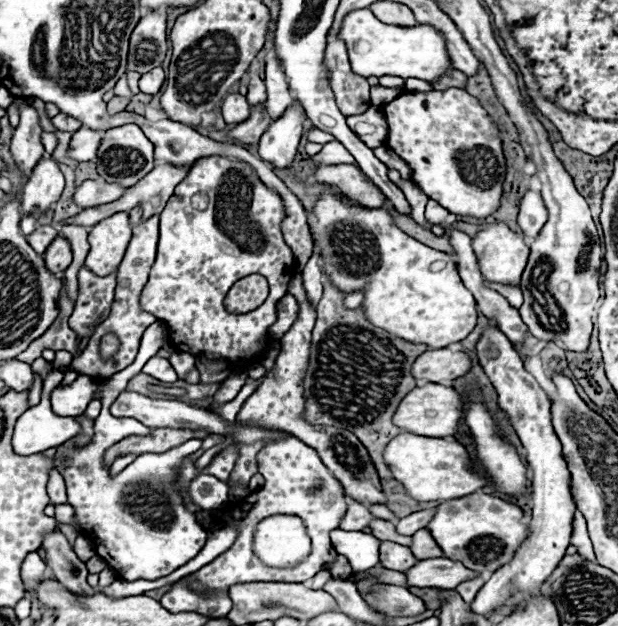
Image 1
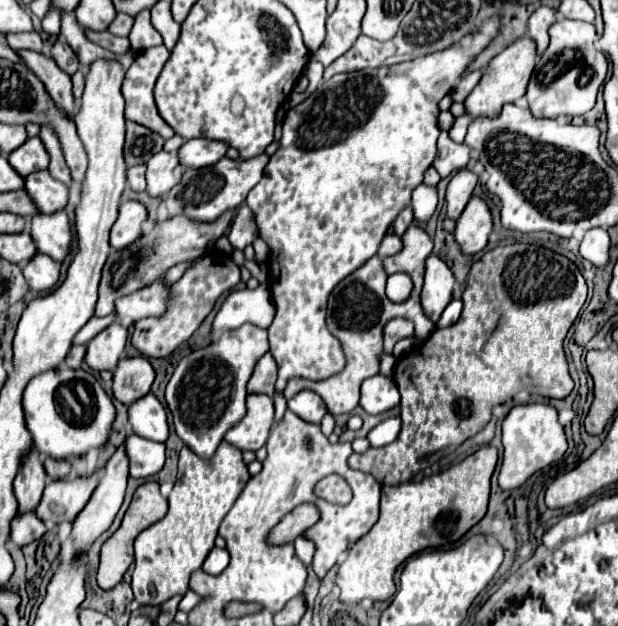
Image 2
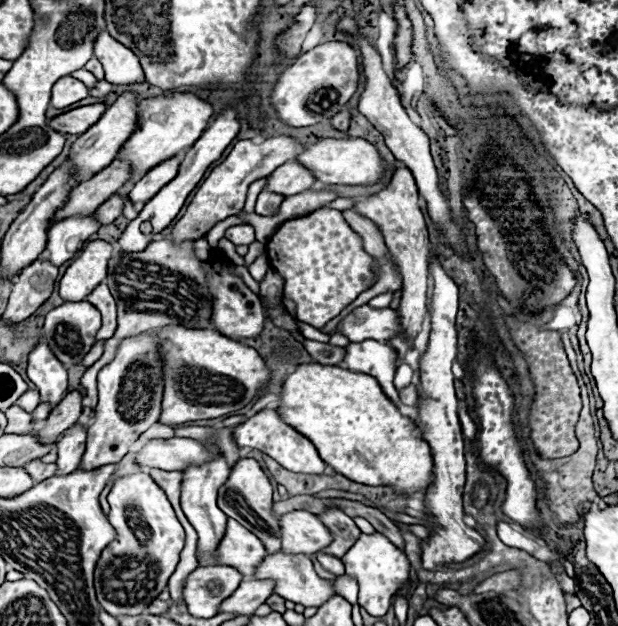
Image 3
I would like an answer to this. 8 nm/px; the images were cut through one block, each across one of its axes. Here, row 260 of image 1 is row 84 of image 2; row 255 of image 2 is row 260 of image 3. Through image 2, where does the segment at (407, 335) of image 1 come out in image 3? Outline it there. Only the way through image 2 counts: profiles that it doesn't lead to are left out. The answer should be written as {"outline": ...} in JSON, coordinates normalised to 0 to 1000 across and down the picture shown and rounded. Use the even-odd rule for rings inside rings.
{"outline":[[[518,332],[508,342],[495,342],[479,351],[460,355],[450,364],[450,371],[434,383],[430,406],[437,425],[460,447],[460,476],[476,482],[479,508],[511,524],[528,521],[537,508],[544,508],[563,486],[570,486],[589,463],[595,463],[605,454],[605,412],[589,399],[586,380],[563,361],[563,355],[553,348],[553,339],[540,332]]]}

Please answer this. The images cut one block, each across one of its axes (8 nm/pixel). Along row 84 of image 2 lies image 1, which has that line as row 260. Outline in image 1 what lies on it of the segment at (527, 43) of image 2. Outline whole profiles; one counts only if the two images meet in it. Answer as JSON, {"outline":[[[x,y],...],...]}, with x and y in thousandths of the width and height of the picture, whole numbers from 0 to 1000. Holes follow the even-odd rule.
{"outline":[[[783,358],[783,364],[764,380],[764,396],[786,447],[832,457],[841,454],[858,396],[822,364],[822,358]]]}

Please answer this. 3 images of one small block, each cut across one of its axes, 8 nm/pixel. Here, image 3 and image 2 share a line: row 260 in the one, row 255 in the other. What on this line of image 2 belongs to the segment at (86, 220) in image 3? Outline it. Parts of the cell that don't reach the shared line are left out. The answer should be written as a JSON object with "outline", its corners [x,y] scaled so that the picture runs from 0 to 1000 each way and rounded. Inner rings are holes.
{"outline":[[[94,335],[94,342],[55,342],[49,374],[61,403],[81,406],[91,419],[100,419],[110,406],[117,367],[104,335]]]}

